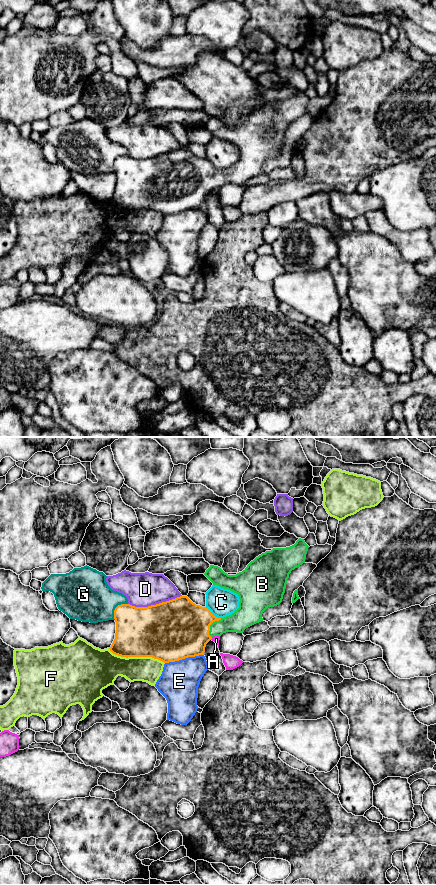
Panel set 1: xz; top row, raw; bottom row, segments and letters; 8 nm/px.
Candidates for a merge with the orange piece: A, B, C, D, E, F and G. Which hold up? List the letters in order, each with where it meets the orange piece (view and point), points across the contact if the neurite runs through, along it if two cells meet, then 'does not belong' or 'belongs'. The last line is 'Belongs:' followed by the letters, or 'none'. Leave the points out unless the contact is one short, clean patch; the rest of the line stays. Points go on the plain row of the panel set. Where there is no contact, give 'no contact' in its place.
A: meets orange in xz at (211, 190); does not belong
B: meets orange in xz at (209, 178); runs through xz (178, 180), (209, 178), (219, 178), (238, 173); belongs
C: meets orange in xz at (212, 166); does not belong
D: meets orange in xz at (154, 157); does not belong
E: meets orange in xz at (184, 210); does not belong
F: meets orange in xz at (136, 208); does not belong
G: meets orange in xz at (115, 160); does not belong
Belongs: B

